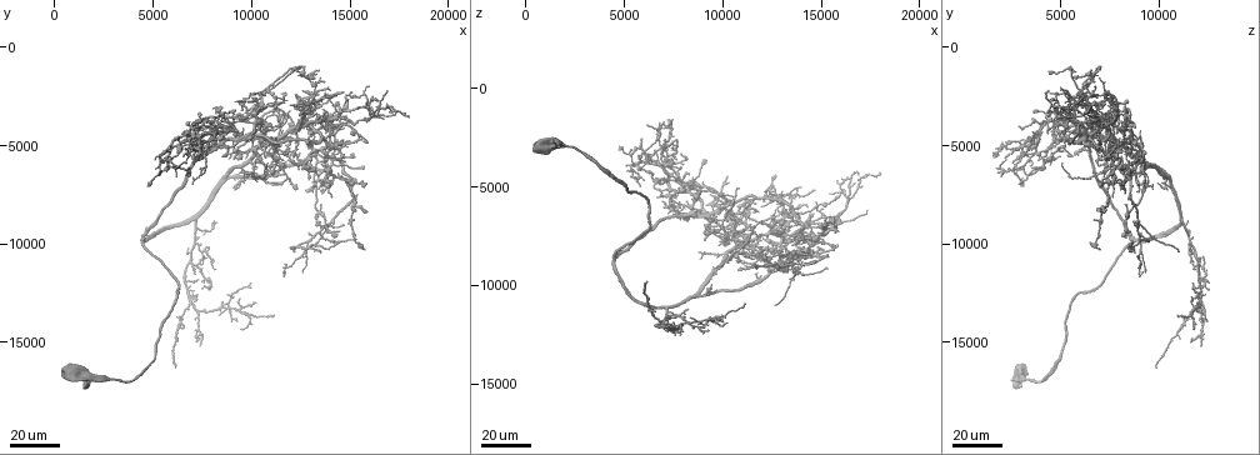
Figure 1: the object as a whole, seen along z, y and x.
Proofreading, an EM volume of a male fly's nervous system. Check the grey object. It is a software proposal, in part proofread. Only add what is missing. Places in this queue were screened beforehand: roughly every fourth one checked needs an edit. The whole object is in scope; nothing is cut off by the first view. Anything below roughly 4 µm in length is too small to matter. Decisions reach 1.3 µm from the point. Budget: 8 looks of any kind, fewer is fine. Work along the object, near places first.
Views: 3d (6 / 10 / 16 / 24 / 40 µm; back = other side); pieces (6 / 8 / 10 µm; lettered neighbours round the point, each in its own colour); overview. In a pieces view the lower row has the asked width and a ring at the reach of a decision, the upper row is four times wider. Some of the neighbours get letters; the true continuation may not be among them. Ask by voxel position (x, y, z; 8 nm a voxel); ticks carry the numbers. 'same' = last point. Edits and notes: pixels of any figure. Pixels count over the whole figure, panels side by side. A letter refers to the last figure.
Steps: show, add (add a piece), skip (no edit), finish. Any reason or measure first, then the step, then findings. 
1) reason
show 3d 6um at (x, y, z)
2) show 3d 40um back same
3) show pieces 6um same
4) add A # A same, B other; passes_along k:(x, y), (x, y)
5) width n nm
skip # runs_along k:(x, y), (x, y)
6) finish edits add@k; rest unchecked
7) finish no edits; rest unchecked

branch stops here
show 3d 24um at (10200, 4700, 6100)

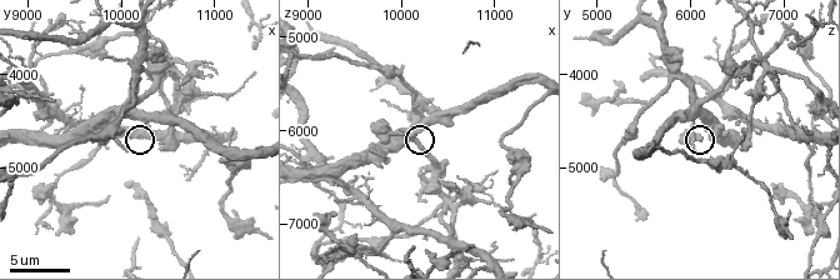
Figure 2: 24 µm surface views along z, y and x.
see the neighbours
show pieces 6um at (10050, 4800, 6050)

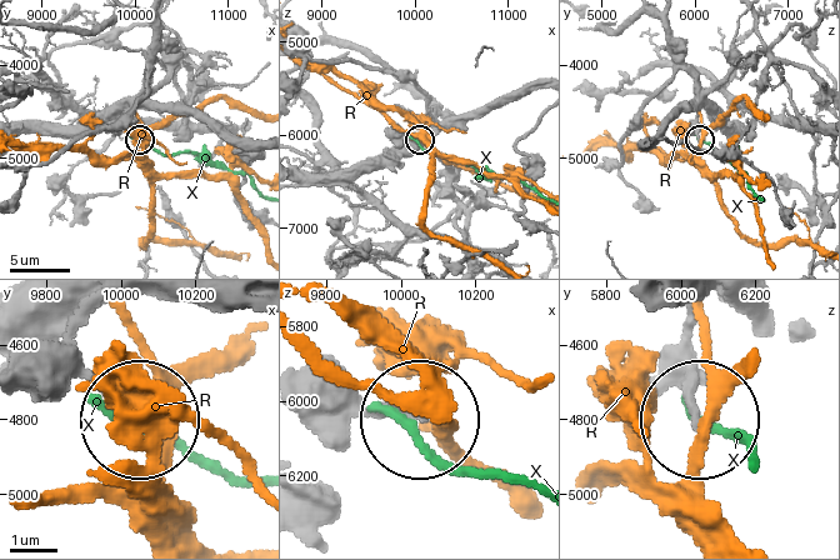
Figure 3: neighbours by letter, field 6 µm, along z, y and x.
width 170 nm
skip # R other, X other; no lettered piece goes on from it

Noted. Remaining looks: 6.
tapers out
show 3d 6um at (10250, 5300, 7300)

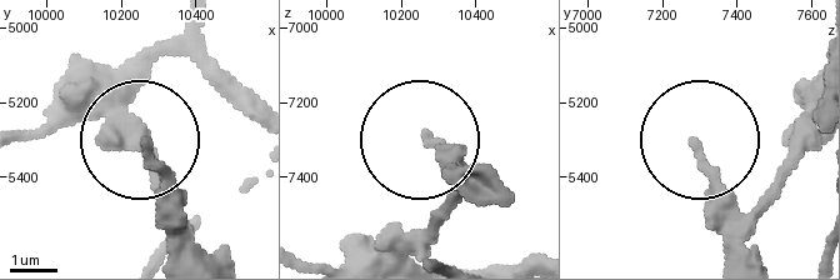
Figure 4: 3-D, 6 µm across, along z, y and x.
show pieces 8um at (10270, 5320, 7290)

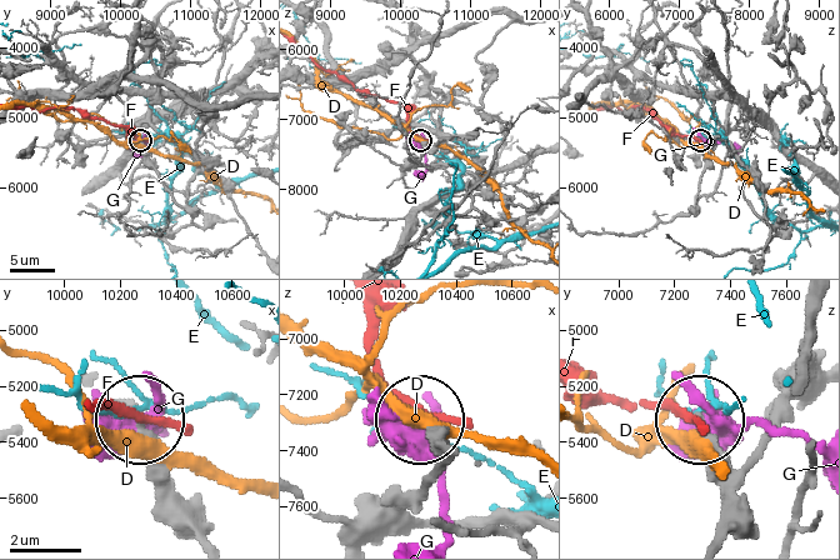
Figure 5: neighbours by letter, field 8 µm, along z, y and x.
skip # D other, E other, F other, G other; runs_along 5:(370, 139), (349, 138), (405, 165), (421, 154), (419, 139); none of them fits

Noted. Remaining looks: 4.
show 3d 24um at (13400, 1300, 6600)

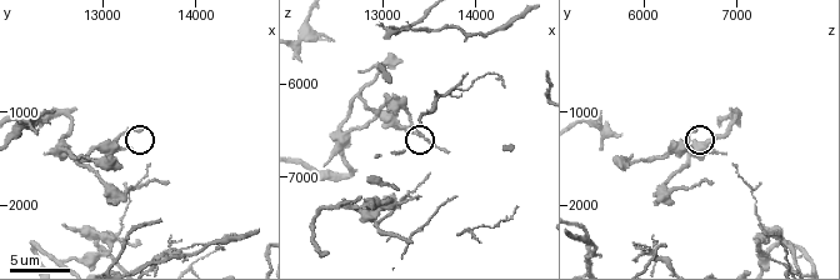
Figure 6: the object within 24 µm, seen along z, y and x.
show pieces 10um at (13450, 1150, 6550)

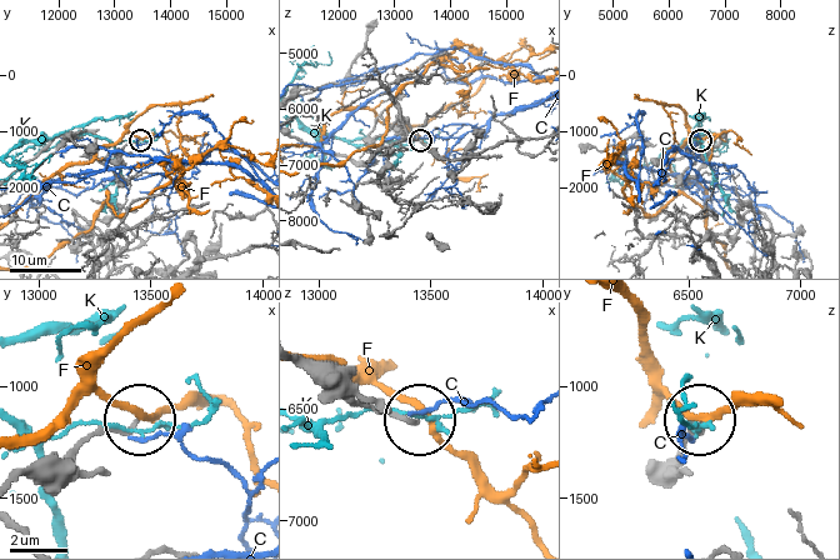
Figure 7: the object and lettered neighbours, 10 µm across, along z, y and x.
width 150 nm
skip # C other, F other, K other; runs_along 7:(305, 358), (370, 406), (418, 418); no lettered piece goes on from it

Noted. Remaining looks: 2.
tapers out
show 3d 40um at (9300, 2700, 5800)

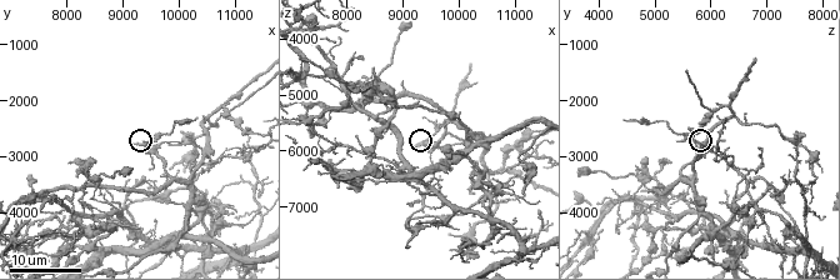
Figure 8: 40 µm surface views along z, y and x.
show pieces 8um at (9150, 2750, 5950)

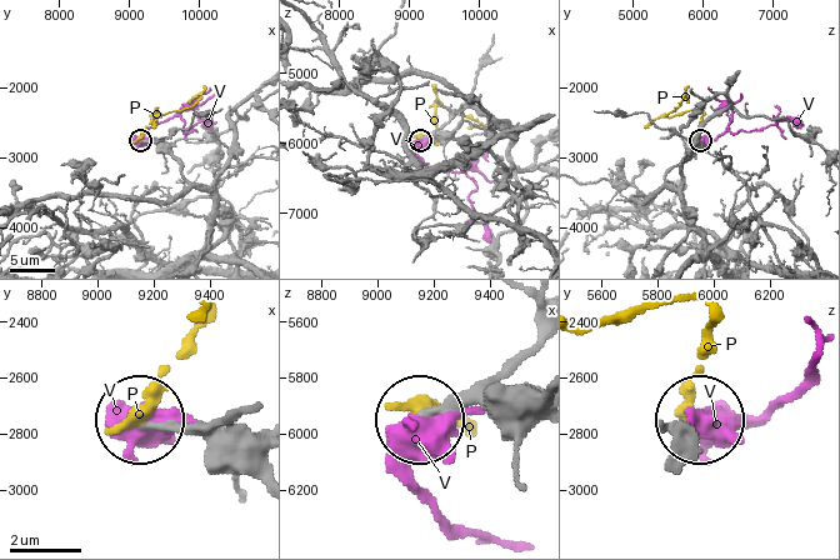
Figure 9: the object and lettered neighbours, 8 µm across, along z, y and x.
width 200 nm
skip # P other, V other; no lettered piece goes on from it

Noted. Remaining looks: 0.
finish no edits; rest unchecked

